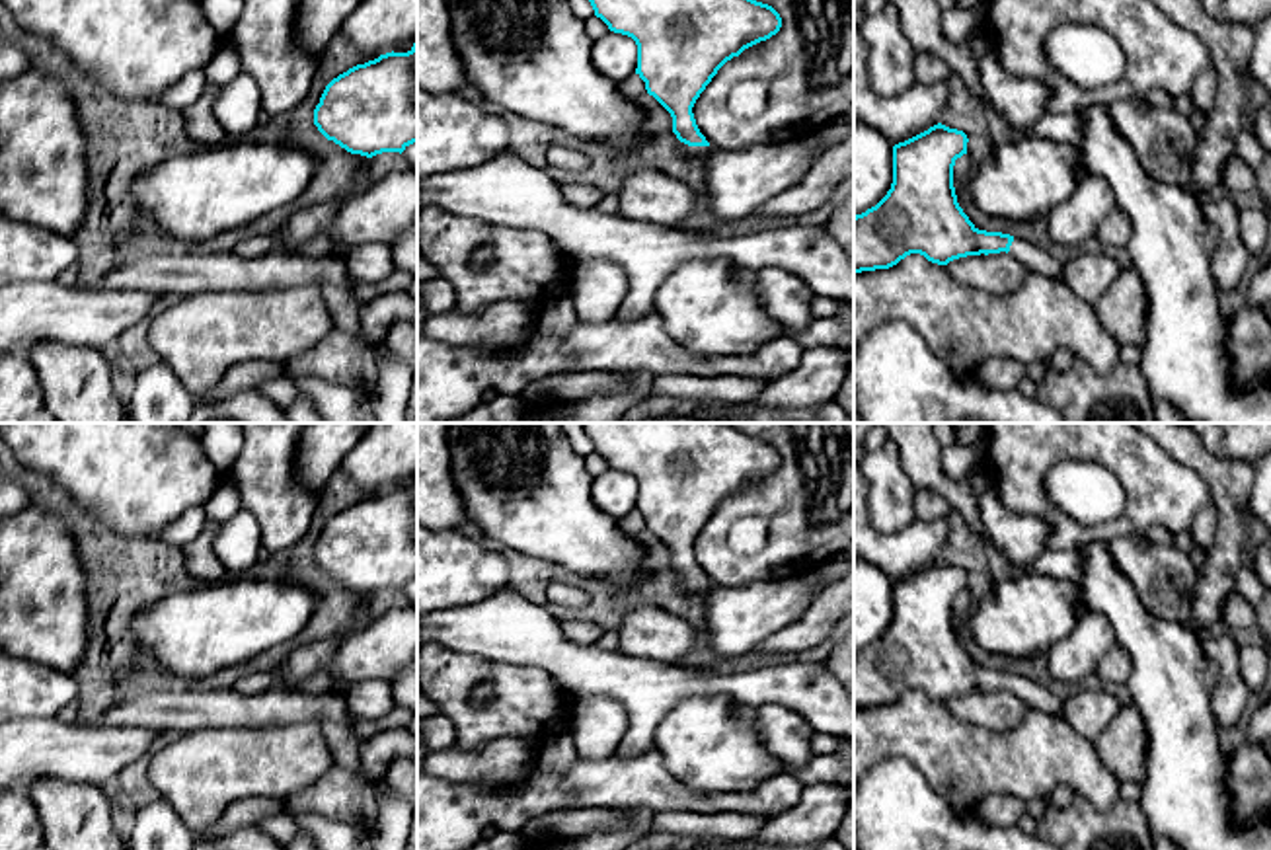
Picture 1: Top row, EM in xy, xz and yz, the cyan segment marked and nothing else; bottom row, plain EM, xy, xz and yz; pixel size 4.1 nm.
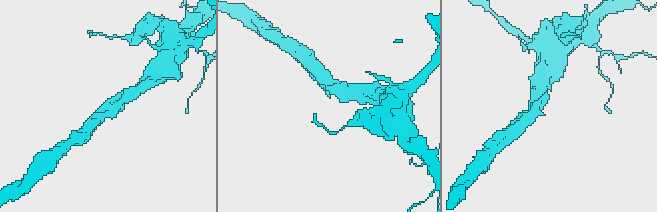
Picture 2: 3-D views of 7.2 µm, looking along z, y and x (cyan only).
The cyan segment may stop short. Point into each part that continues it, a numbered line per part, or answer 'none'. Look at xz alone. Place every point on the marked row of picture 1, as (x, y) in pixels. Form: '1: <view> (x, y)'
1: xz (691, 153)

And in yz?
1: yz (1036, 260)

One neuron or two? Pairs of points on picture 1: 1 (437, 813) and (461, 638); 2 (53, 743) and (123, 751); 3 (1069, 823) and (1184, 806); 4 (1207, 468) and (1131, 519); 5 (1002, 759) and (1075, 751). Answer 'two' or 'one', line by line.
1: two
2: one
3: two
4: two
5: one

